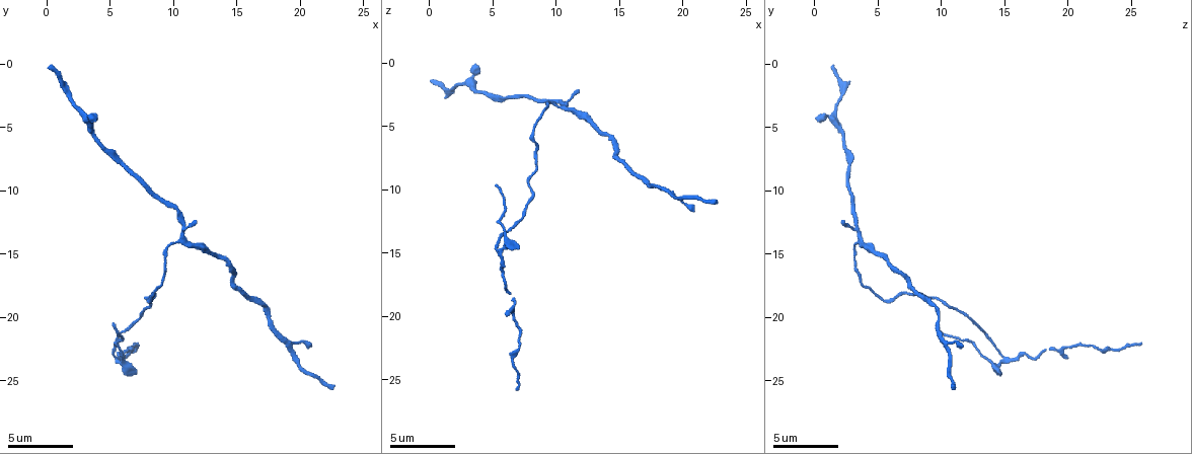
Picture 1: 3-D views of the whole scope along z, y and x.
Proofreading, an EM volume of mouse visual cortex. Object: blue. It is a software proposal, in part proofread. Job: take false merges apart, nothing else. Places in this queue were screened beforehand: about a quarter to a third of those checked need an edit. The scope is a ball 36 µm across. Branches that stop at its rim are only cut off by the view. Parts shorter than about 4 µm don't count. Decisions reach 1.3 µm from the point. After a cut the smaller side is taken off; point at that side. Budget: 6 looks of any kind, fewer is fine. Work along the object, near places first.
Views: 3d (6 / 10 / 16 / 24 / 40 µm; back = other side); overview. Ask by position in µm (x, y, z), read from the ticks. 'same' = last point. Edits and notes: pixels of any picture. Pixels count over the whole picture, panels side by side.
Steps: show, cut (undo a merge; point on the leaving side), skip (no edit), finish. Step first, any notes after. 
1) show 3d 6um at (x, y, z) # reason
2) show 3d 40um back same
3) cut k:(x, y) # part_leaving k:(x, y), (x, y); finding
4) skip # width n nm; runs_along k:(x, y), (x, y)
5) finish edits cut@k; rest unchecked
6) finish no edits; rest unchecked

show 3d 10um at (10.8, 13.6, 3.6) # four-way junction

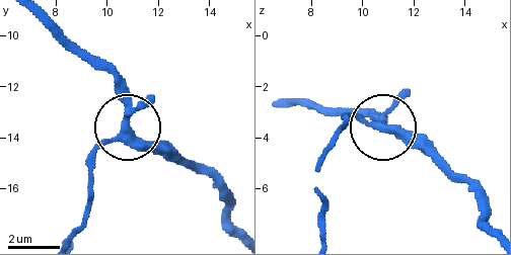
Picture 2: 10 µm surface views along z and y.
skip # width 290 nm; runs_along 2:(68, 237), (90, 198), (92, 159), (127, 126), (117, 70); all the same neuron

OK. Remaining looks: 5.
show 3d 16um at (19.4, 22.8, 10.4) # three-way junction

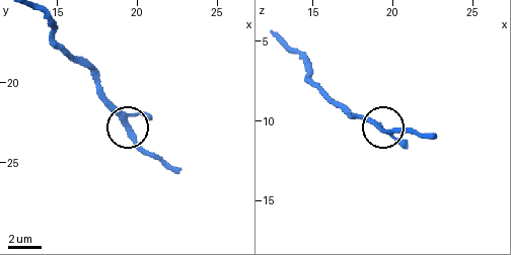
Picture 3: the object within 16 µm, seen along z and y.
show 3d 6um at (19.3, 22.6, 10.6)

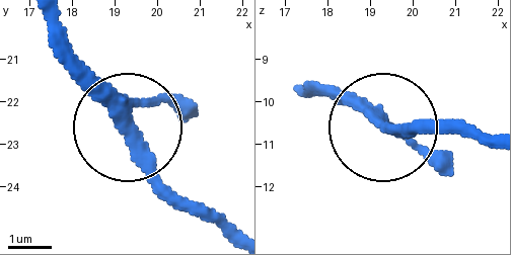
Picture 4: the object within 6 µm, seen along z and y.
skip # runs_along 4:(52, 26), (63, 59), (201, 219); continuous, no second neuron

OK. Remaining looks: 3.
show 3d 10um at (5.8, 23.6, 14.8) # branch point

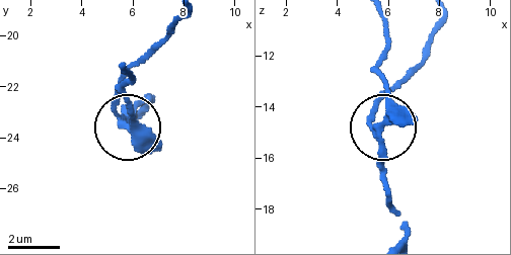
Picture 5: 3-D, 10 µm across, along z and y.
cut 5:(141, 131) # side_arm 7 um; part_leaving 5:(381, 149), (388, 105), (381, 66), (388, 40), (381, 20); two neurons meet here

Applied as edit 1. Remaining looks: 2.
finish edits cut@5; rest unchecked

